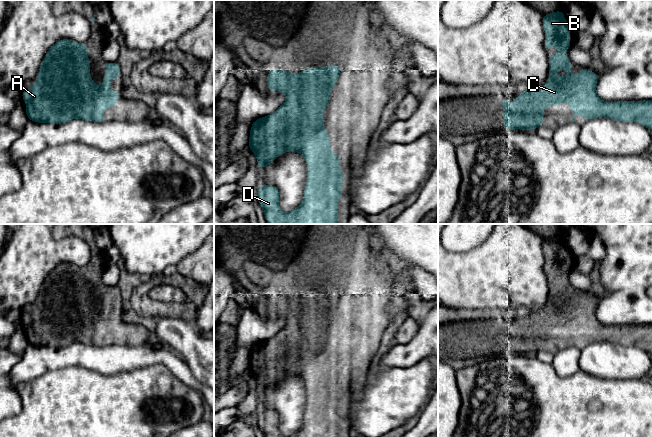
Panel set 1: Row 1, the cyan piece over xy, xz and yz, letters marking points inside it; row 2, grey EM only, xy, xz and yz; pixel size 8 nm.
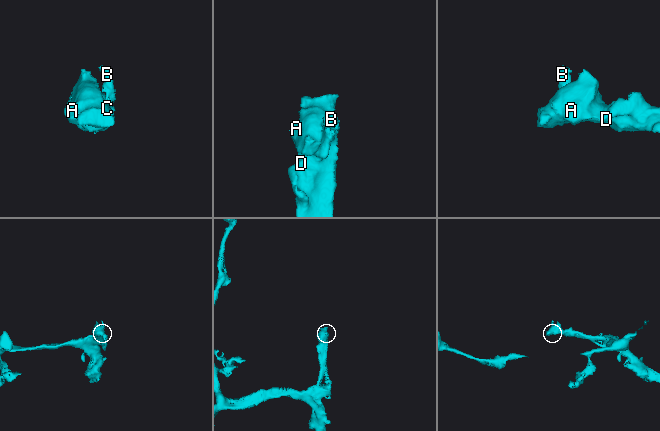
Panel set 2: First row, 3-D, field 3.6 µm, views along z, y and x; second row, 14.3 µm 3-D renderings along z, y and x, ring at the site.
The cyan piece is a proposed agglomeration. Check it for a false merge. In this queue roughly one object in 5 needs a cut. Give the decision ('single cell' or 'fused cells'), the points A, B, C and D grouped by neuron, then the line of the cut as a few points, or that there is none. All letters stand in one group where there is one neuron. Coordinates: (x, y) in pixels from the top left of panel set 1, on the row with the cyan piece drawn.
single cell; groups A B C D; cut none

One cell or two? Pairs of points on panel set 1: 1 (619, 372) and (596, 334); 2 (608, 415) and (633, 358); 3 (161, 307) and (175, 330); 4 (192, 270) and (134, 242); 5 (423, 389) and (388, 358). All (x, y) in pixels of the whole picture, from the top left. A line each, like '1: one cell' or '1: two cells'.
1: two cells
2: two cells
3: two cells
4: two cells
5: two cells

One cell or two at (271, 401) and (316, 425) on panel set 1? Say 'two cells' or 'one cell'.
two cells

